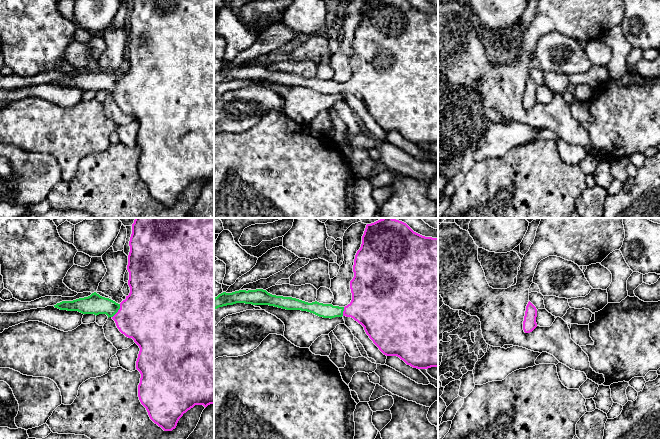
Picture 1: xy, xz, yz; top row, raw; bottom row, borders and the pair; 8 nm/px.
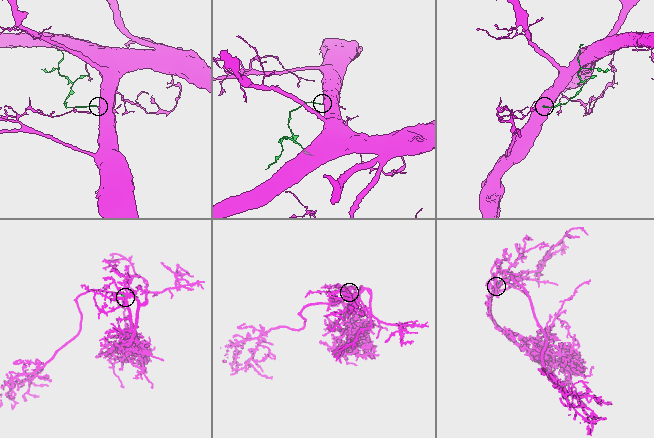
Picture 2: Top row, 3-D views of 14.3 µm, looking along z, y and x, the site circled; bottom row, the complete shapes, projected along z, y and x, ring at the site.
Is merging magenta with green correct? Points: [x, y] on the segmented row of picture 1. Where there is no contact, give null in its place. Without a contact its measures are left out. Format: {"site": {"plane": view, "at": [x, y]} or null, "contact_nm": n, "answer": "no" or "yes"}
{"site": {"plane": "xy", "at": [118, 311]}, "contact_nm": 130, "answer": "yes"}

